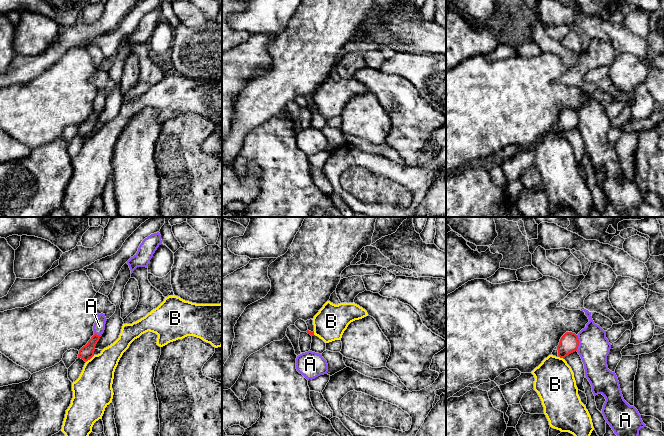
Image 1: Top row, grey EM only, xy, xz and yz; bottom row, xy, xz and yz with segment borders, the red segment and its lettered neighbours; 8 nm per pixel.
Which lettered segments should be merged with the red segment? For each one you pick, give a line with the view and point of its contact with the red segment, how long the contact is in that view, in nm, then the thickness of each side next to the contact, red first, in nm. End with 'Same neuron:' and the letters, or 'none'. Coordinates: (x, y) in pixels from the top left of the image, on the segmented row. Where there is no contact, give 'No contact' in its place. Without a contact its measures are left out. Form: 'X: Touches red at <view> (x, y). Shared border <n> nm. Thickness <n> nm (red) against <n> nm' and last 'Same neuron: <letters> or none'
Same neuron: none

